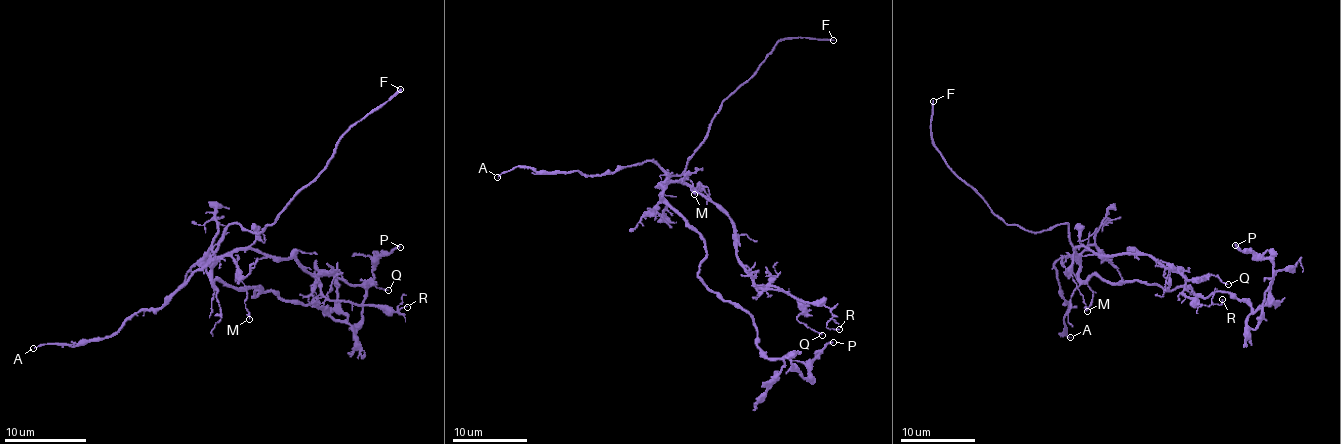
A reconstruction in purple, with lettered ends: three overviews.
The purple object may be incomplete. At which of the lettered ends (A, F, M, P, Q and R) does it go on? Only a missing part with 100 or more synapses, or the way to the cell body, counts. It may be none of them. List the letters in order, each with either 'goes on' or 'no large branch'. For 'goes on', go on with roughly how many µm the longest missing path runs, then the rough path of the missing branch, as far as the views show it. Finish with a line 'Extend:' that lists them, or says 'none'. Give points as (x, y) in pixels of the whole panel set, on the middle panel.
A: no large branch
F: goes on; about 25 µm are missing
M: no large branch
P: no large branch
Q: no large branch
R: no large branch
Extend: F

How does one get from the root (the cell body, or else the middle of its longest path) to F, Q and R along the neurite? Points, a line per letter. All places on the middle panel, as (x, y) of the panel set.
F: (677, 211), (662, 196), (661, 185), (683, 171), (719, 106), (781, 40), (799, 36), (833, 40)
Q: (677, 211), (661, 186), (709, 198), (752, 282), (790, 293), (797, 320), (822, 335)
R: (677, 211), (661, 186), (692, 185), (728, 216), (736, 258), (760, 291), (822, 303), (827, 327), (839, 329)

